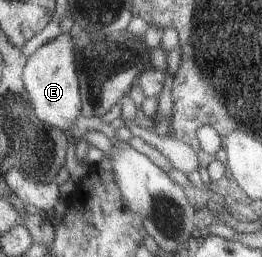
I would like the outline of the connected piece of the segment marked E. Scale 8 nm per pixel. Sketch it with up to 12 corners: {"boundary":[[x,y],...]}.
{"boundary":[[73,33],[40,45],[21,73],[32,113],[70,130],[80,116]]}

